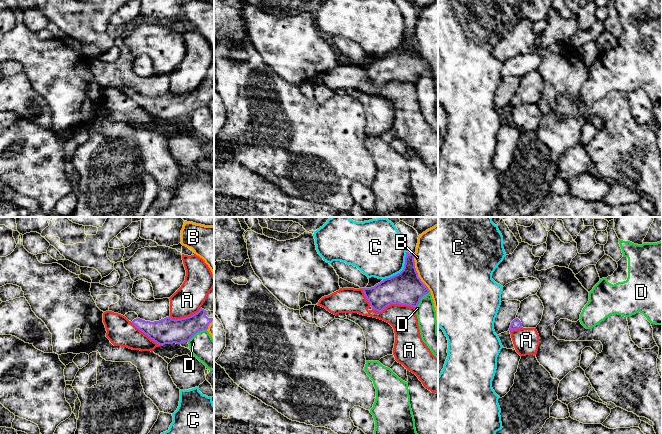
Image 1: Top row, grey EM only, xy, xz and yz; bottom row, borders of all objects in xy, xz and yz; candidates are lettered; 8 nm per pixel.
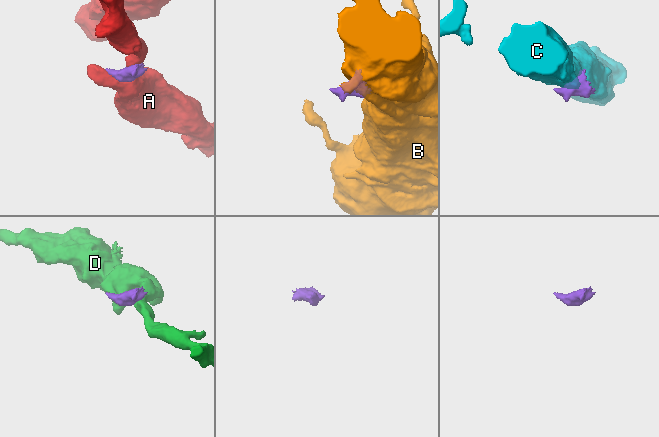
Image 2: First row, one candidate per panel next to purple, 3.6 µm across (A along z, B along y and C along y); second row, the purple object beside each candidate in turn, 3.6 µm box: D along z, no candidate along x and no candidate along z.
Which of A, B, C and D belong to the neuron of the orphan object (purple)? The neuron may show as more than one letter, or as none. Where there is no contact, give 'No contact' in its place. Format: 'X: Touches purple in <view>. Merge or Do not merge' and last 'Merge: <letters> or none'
A: Touches purple in xz. Do not merge
B: Touches purple in xz. Do not merge
C: Touches purple in xz. Do not merge
D: Touches purple in xy. Do not merge
Merge: none

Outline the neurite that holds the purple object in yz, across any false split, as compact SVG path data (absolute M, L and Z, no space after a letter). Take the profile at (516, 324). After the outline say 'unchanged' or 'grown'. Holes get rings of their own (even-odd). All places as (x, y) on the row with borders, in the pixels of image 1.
M536 294L524 299L520 303L516 318L511 322L509 331L536 328L542 319L543 310L543 303Z; grown

